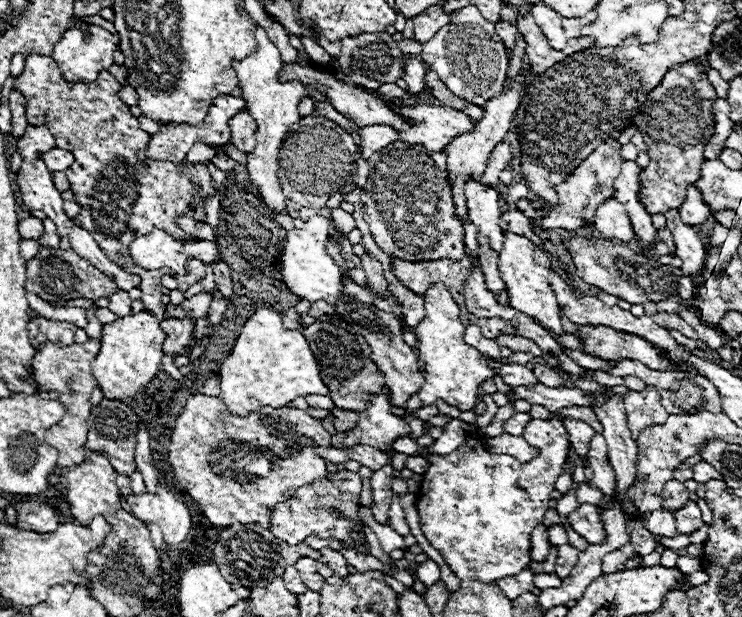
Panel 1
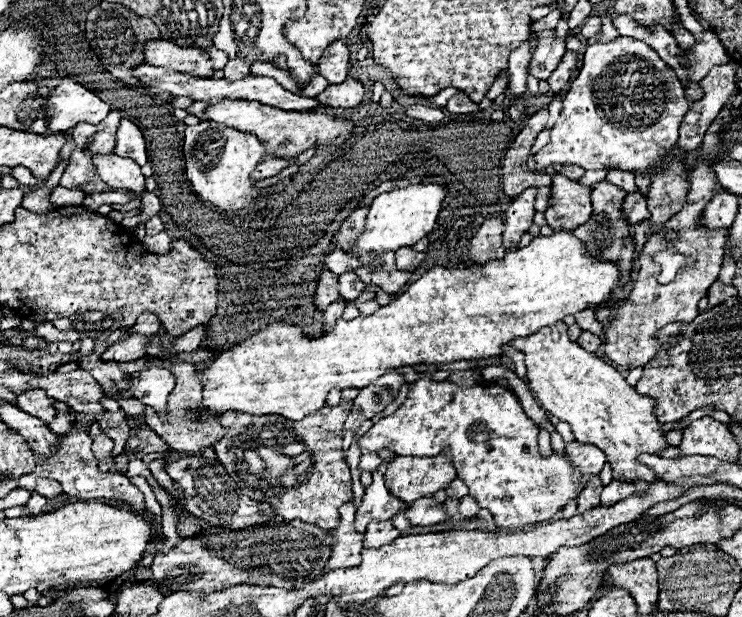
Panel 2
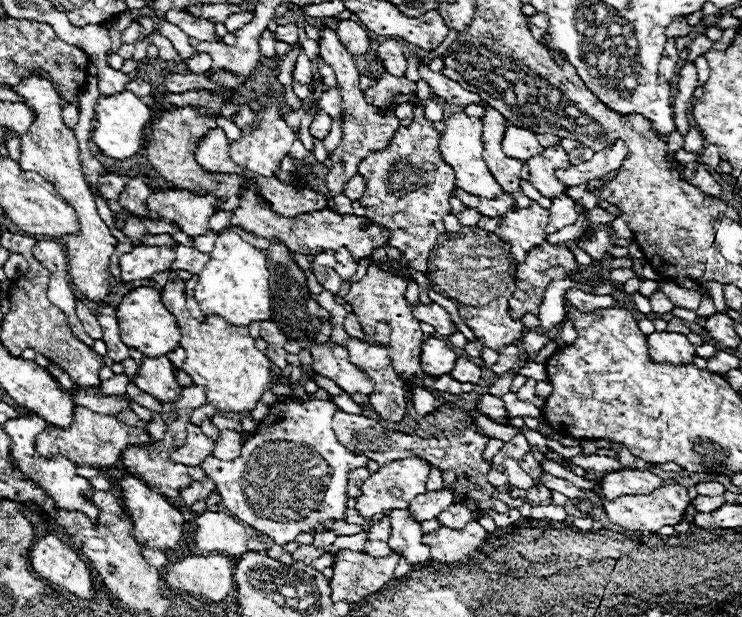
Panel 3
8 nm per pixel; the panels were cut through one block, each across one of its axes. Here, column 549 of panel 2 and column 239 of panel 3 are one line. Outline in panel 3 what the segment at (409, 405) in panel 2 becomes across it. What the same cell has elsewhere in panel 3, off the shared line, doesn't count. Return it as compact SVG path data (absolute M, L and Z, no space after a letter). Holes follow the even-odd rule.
M282 398L280 402L274 402L270 406L270 414L264 418L264 422L258 424L255 433L243 447L242 456L230 461L222 461L214 454L206 456L200 468L204 470L208 480L214 482L216 494L222 498L222 504L228 508L228 512L234 518L242 520L244 524L266 534L280 546L294 542L294 538L302 532L312 532L326 520L336 520L336 522L344 520L346 500L348 500L346 496L348 472L354 468L368 466L368 458L354 456L342 444L338 444L332 430L332 414L334 414L334 404L328 400L302 402L302 400Z

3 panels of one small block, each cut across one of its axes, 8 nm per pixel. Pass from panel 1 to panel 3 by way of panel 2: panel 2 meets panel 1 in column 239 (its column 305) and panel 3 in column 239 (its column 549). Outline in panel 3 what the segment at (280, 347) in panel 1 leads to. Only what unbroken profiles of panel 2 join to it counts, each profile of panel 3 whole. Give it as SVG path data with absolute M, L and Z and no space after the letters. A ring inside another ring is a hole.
M234 232L220 234L210 256L210 262L198 274L198 282L194 288L200 310L204 314L218 314L232 326L248 326L250 322L272 320L268 288L270 272L266 266L266 256Z

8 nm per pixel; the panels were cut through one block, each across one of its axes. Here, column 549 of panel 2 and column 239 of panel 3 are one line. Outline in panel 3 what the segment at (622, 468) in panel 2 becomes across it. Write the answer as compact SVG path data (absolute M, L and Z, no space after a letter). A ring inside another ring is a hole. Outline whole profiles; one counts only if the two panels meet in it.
M170 280L162 290L162 302L176 316L180 326L180 346L186 350L182 370L188 372L196 386L206 386L206 400L220 412L252 412L260 396L270 388L270 360L254 346L246 326L230 326L214 314L204 322L192 318L186 310L186 280Z

